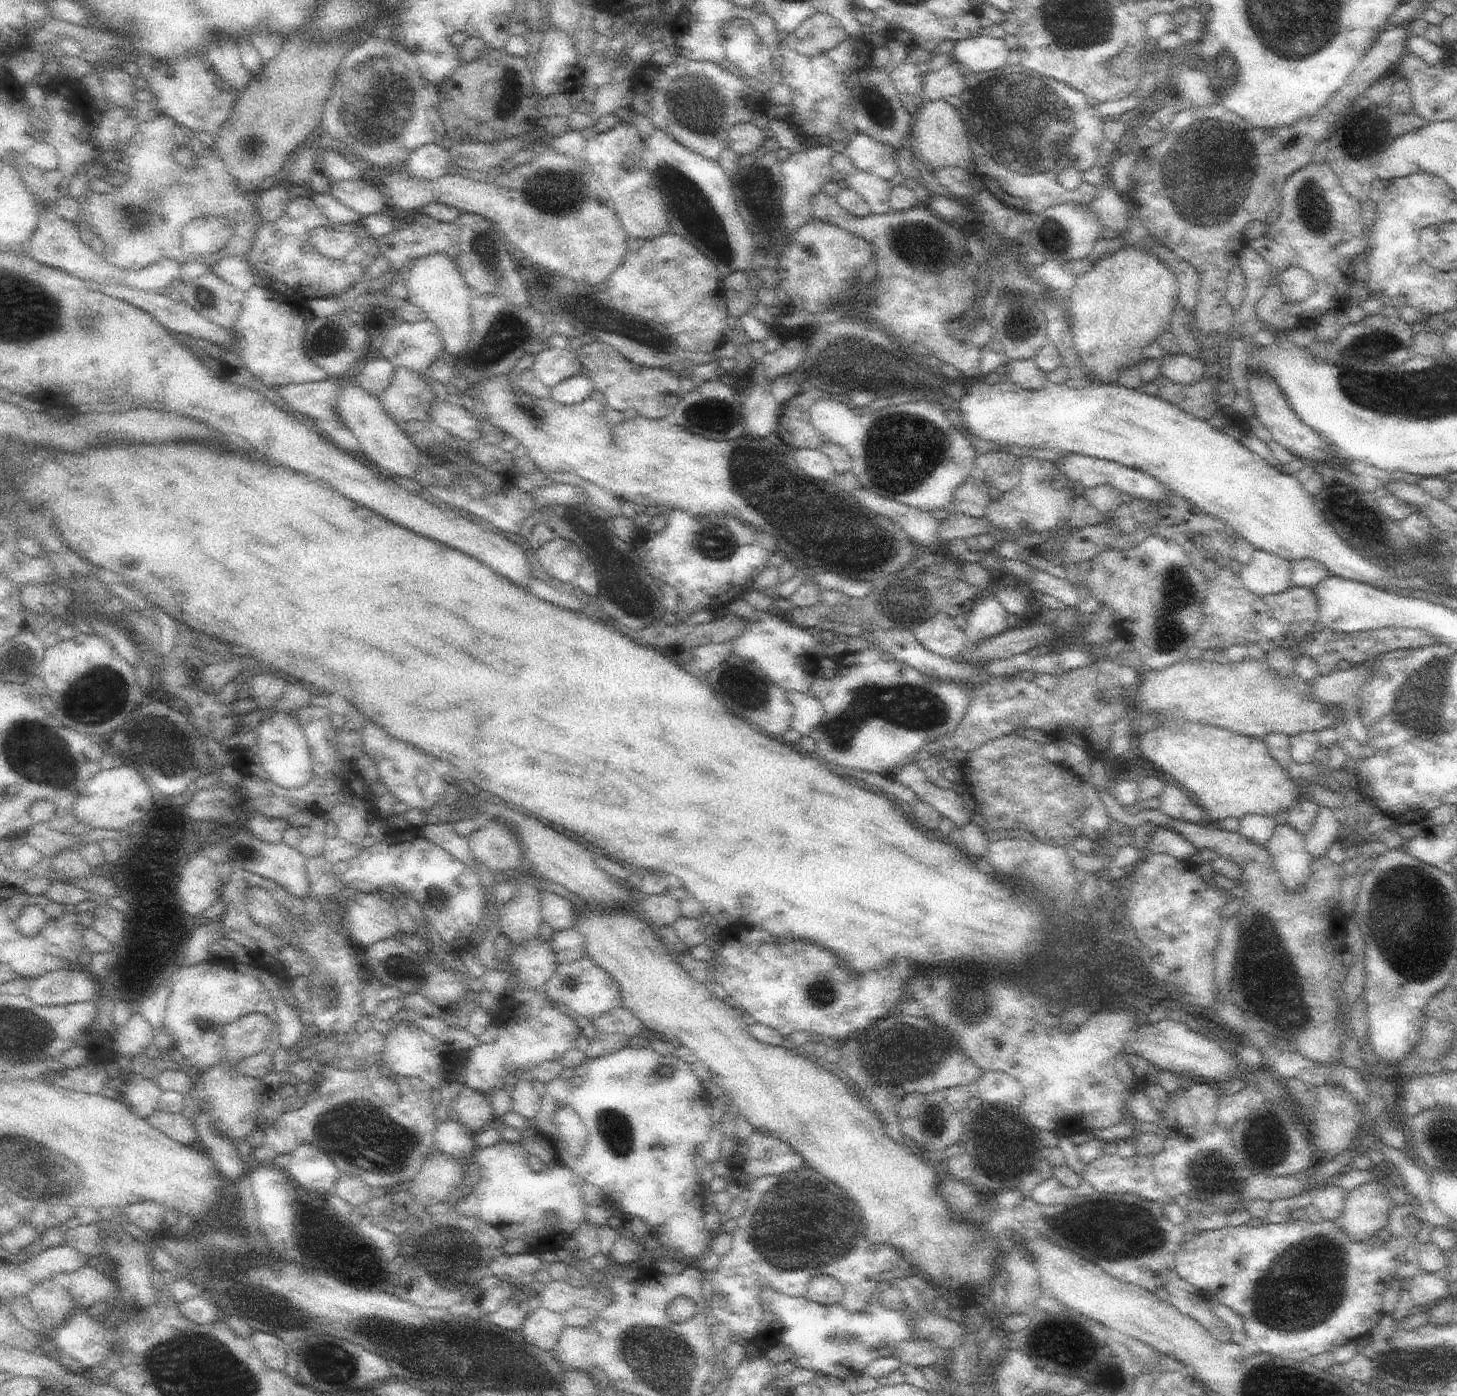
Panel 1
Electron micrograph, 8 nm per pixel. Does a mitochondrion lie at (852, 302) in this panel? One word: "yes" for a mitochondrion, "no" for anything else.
no

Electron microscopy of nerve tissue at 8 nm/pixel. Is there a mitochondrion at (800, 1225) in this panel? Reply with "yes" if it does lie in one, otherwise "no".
yes

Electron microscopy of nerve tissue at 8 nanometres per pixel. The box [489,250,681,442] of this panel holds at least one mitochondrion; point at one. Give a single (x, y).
(652, 338)

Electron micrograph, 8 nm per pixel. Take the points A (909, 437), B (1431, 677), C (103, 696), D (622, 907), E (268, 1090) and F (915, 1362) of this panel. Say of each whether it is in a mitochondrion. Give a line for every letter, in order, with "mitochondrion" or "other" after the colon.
A: mitochondrion
B: mitochondrion
C: mitochondrion
D: other
E: other
F: other

